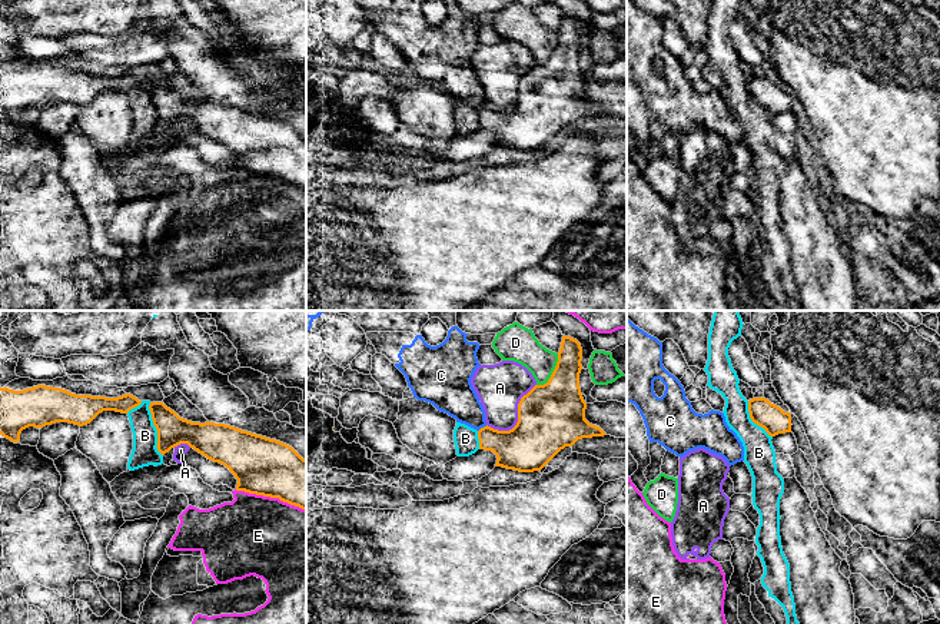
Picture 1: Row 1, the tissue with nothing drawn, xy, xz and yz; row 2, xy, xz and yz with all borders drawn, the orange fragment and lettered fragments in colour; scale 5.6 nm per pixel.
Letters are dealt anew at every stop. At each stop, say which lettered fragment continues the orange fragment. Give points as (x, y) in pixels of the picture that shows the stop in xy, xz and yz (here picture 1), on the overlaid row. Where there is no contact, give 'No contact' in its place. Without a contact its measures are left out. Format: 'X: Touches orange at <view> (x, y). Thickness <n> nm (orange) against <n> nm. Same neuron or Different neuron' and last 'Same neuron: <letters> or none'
A: Touches orange at xz (518, 418). Thickness 380 nm (orange) against 260 nm. Different neuron
B: Touches orange at xy (156, 428). Thickness 170 nm (orange) against 140 nm. Different neuron
C: Touches orange at xz (484, 427). Thickness 260 nm (orange) against 220 nm. Different neuron
D: Touches orange at xz (552, 372). Thickness 380 nm (orange) against 200 nm. Different neuron
E: Touches orange at xy (271, 497). Thickness 320 nm (orange) against 460 nm. Different neuron
Same neuron: none

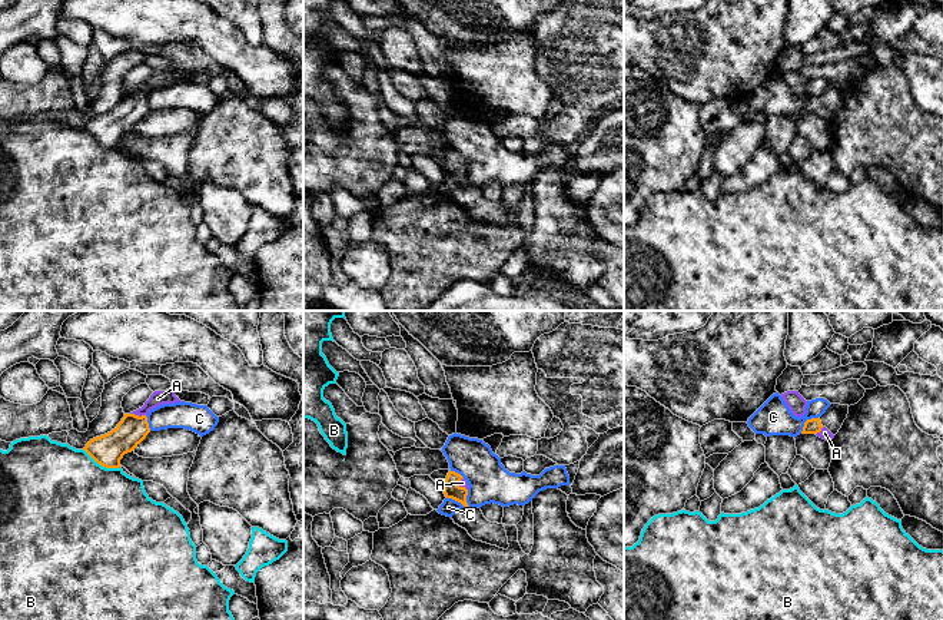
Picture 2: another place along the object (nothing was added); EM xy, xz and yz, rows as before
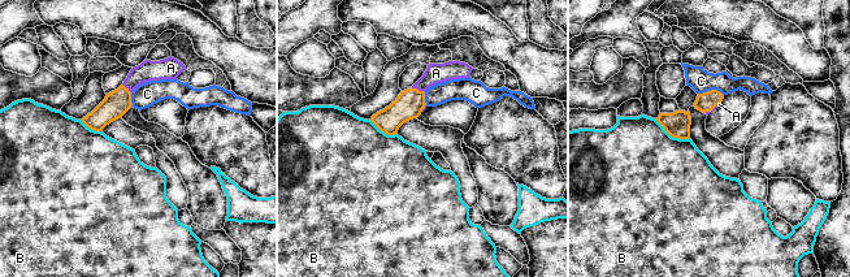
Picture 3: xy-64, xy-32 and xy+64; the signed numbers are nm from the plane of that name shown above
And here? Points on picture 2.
A: Touches orange at xy (138, 415). Thickness 170 nm (orange) against 80 nm. Same neuron
B: Touches orange at xy (100, 464). Thickness 180 nm (orange) against 500 nm. Different neuron
C: Touches orange at yz (806, 421). Thickness 90 nm (orange) against 190 nm. Different neuron
Same neuron: A

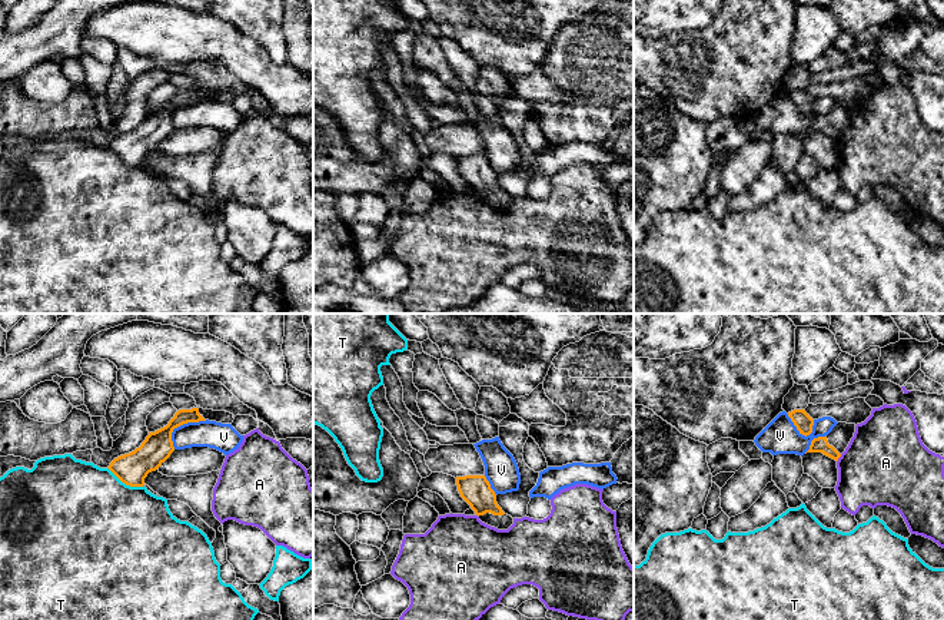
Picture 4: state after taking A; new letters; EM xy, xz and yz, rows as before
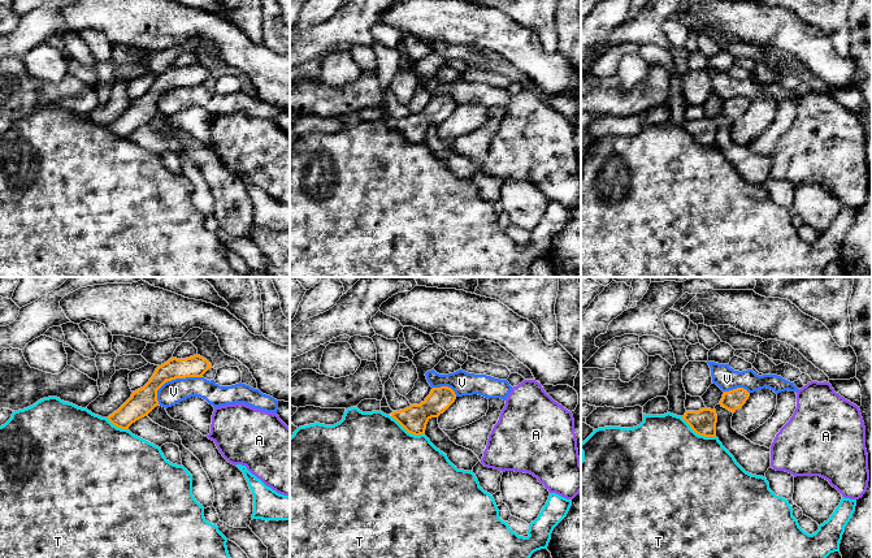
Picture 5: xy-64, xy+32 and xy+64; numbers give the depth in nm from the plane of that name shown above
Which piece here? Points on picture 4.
A: Touches orange at yz (838, 457). Thickness 90 nm (orange) against 440 nm. Different neuron
T: Touches orange at xy (125, 483). Thickness 180 nm (orange) against 500 nm. Different neuron
V: Touches orange at xy (180, 424). Thickness 170 nm (orange) against 160 nm. Different neuron
Same neuron: none

